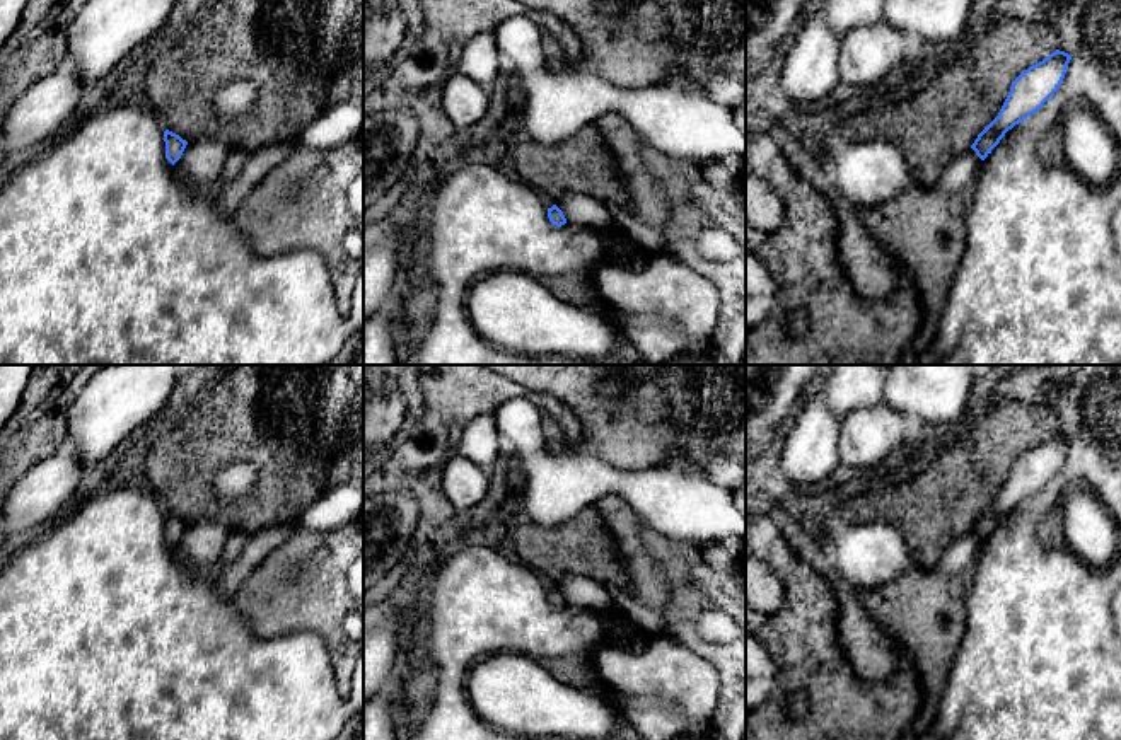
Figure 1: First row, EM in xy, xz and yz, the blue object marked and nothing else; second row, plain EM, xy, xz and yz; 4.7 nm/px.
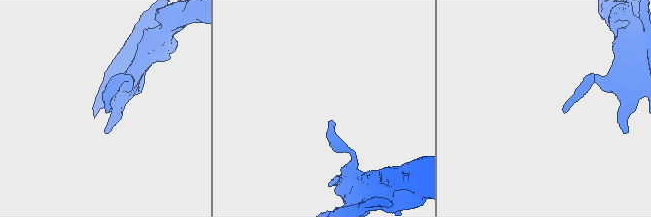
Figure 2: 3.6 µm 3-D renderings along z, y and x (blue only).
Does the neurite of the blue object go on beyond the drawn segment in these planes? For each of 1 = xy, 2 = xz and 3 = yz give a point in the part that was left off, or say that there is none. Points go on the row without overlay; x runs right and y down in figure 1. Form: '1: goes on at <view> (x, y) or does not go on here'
1: does not go on here
2: does not go on here
3: does not go on here

